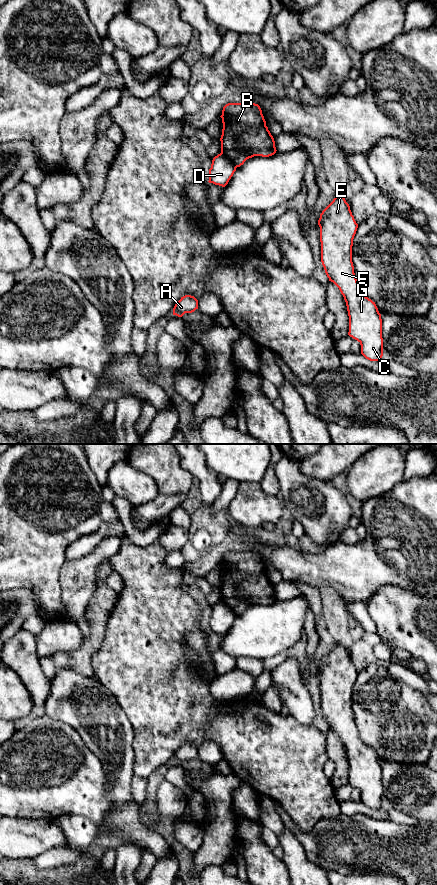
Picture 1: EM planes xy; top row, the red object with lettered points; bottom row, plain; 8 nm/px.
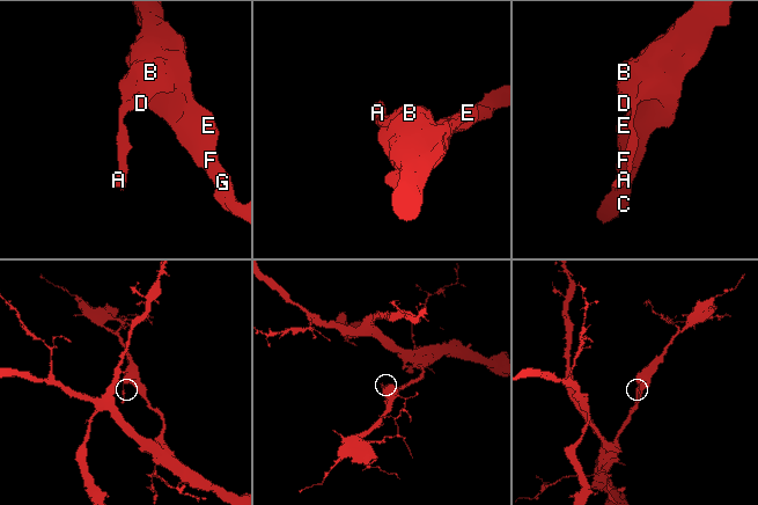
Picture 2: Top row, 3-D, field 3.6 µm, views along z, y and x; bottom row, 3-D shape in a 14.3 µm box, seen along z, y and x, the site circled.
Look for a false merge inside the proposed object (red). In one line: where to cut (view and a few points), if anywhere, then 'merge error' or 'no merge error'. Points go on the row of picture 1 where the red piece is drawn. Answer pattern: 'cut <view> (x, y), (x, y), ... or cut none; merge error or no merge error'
cut none; no merge error

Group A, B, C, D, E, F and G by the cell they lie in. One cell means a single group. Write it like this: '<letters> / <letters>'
A B C D E F G

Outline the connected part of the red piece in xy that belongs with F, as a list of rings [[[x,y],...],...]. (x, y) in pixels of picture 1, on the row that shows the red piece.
[[[341,195],[322,211],[320,227],[321,262],[329,281],[340,290],[349,316],[348,335],[361,345],[361,354],[370,361],[383,356],[382,319],[371,299],[362,294],[352,262],[353,239],[358,224]]]

